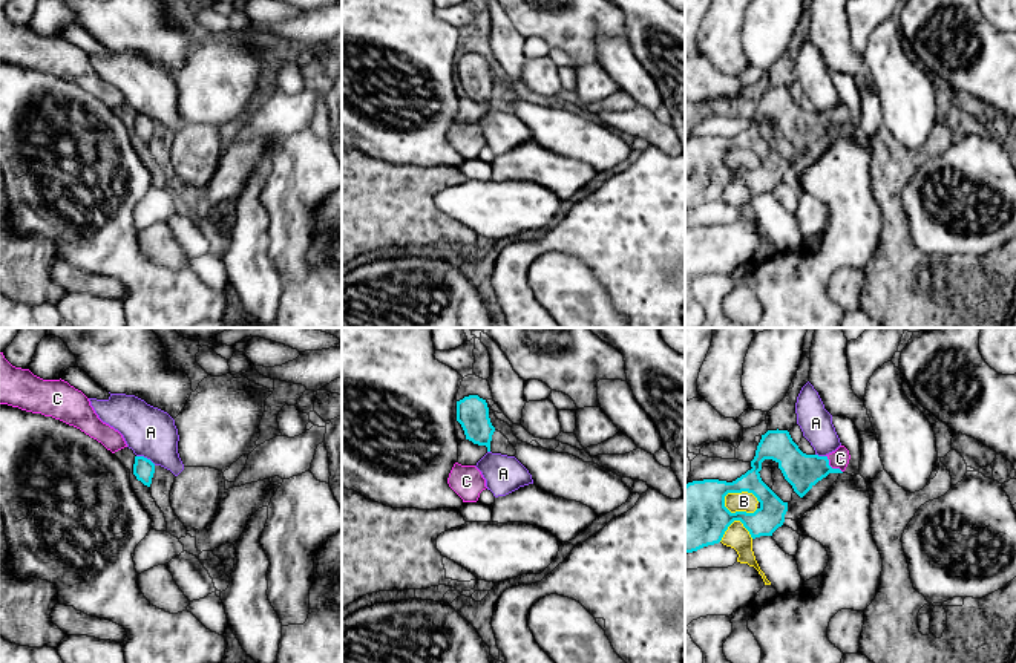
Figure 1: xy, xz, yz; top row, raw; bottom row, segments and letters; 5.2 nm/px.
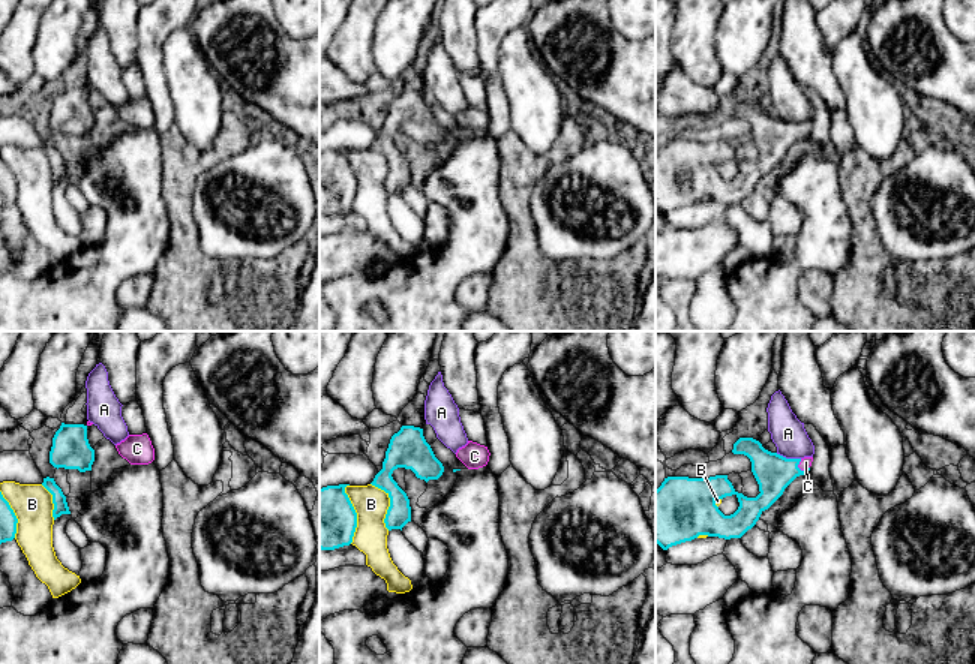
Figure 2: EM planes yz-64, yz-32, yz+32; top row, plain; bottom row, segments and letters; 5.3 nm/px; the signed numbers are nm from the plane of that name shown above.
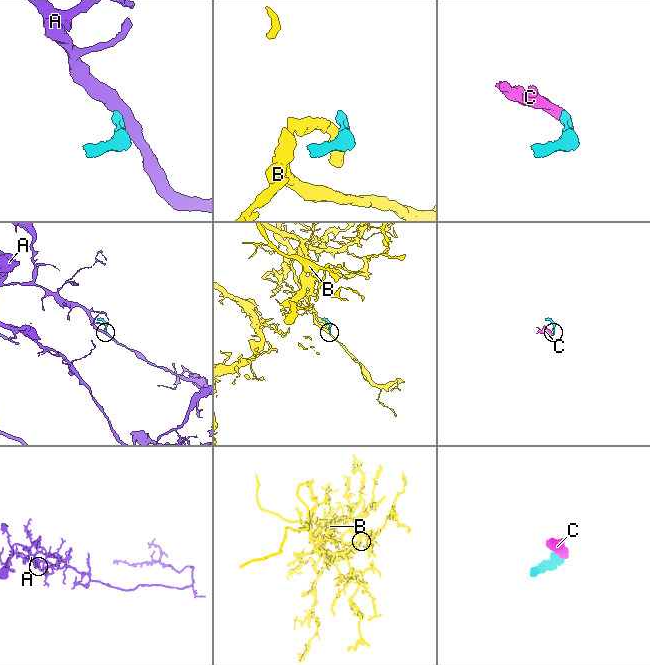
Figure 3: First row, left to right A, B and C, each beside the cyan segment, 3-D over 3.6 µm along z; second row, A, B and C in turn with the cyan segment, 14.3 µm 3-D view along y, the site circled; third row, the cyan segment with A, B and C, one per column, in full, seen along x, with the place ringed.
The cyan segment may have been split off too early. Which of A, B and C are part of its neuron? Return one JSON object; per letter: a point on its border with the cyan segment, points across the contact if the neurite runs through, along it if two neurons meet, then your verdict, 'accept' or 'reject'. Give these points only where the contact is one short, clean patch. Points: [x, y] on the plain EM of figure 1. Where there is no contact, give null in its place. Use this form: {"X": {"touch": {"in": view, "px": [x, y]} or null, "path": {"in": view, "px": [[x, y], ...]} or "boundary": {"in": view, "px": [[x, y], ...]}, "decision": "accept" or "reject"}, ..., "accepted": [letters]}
{"A": {"touch": {"in": "xy", "px": [146, 115]}, "boundary": {"in": "xy", "px": [[137, 112], [143, 112], [155, 121]]}, "decision": "reject"}, "B": {"touch": {"in": "yz", "px": [742, 147]}, "boundary": {"in": "yz", "px": [[724, 153], [733, 149], [750, 149], [759, 158]]}, "decision": "reject"}, "C": {"touch": {"in": "yz", "px": [829, 123]}, "path": {"in": "yz", "px": [[802, 127], [829, 123], [840, 115]]}, "decision": "accept"}, "accepted": ["C"]}

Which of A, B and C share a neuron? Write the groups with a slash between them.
A / B / C

